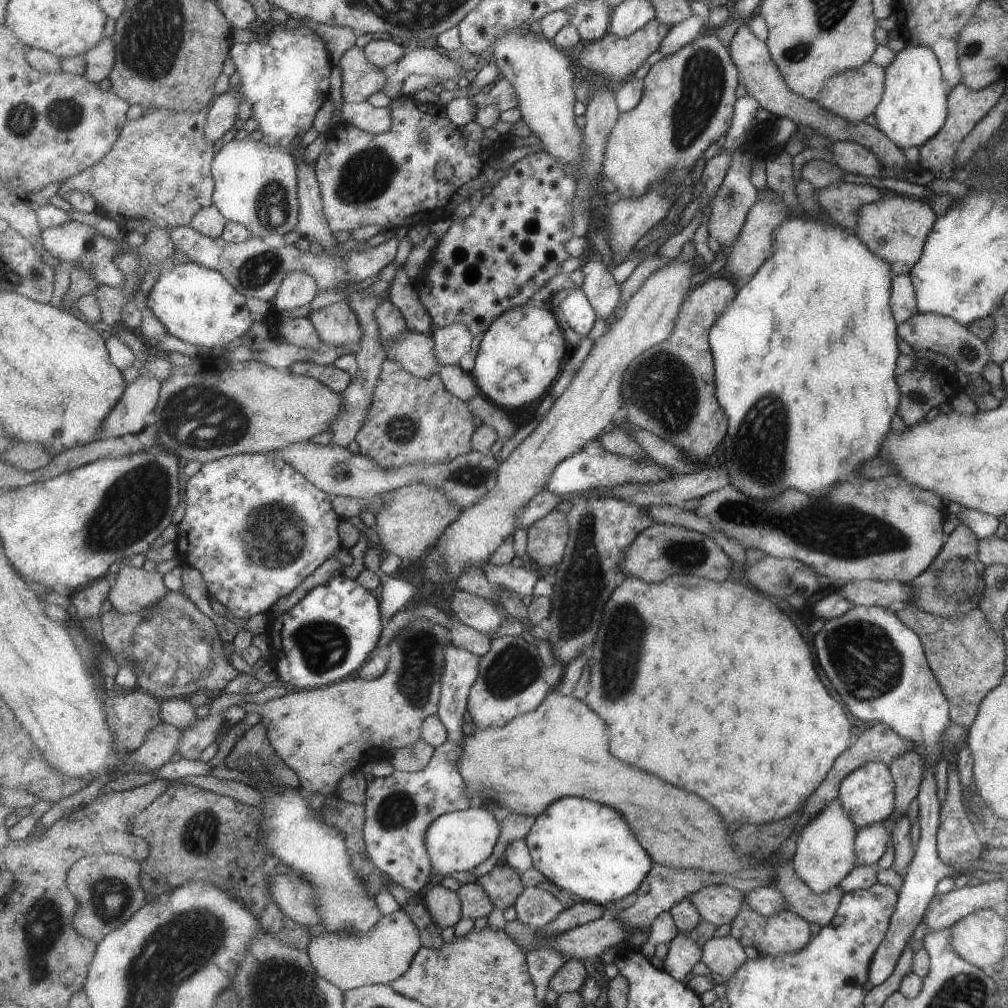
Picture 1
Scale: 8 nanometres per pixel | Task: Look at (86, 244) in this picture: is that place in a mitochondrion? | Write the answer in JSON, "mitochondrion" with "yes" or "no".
{"mitochondrion":"yes"}

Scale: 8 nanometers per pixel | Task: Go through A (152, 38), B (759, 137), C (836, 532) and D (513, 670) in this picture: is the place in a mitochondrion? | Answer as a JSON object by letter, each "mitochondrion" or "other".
{"A":"mitochondrion","B":"other","C":"mitochondrion","D":"mitochondrion"}

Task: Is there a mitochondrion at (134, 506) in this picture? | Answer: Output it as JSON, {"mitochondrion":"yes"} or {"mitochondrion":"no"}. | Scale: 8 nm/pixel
{"mitochondrion":"yes"}

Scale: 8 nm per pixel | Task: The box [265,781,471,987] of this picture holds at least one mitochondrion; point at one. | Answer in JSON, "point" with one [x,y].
{"point":[397,809]}

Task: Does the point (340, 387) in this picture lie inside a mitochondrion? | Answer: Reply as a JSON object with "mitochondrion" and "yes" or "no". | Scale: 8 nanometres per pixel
{"mitochondrion":"no"}

